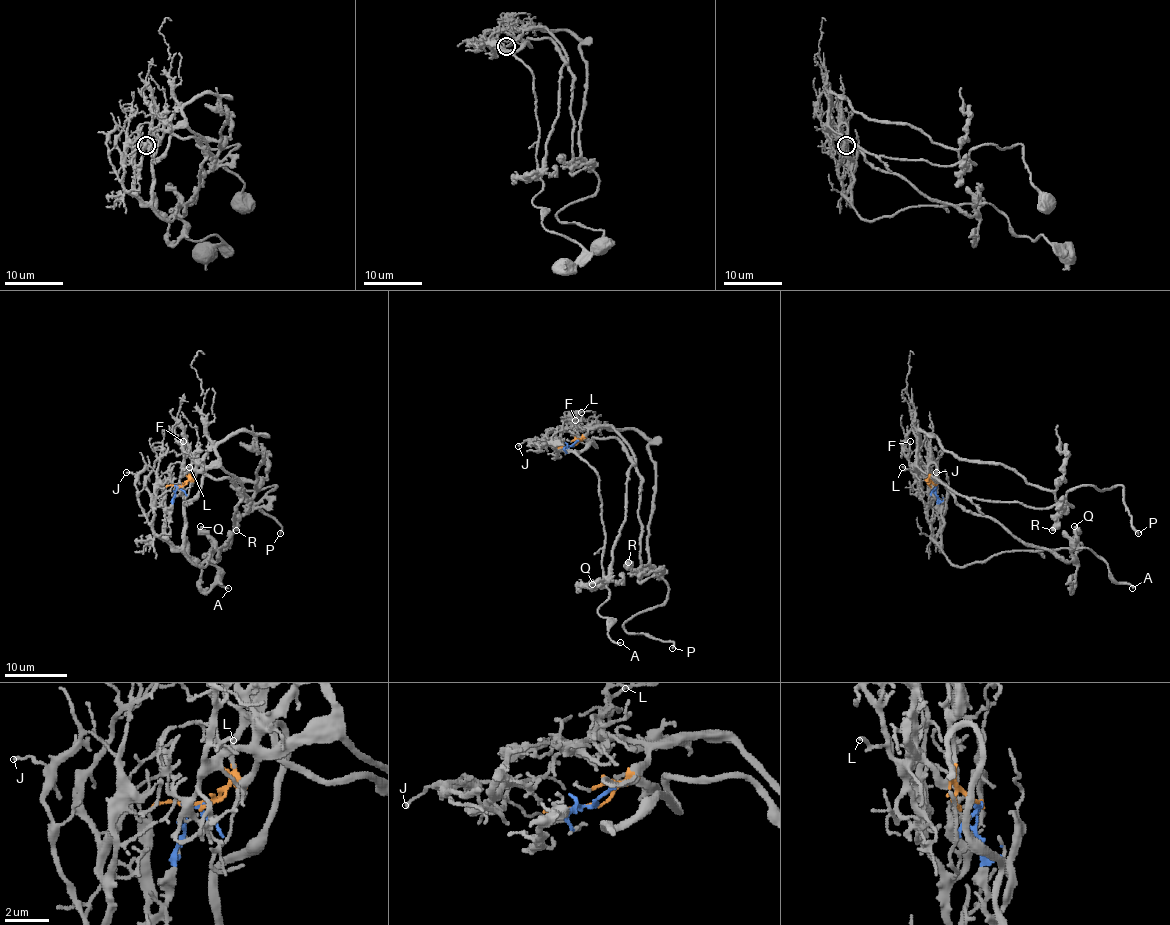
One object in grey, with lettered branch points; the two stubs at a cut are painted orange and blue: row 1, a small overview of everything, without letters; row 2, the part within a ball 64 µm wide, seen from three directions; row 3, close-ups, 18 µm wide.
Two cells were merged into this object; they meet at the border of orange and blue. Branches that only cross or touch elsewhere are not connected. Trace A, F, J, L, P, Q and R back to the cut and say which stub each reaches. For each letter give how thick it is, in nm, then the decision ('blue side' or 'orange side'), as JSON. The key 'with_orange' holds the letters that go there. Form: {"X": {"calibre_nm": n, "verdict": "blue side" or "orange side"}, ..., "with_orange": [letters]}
{"A": {"calibre_nm": 200, "verdict": "blue side"}, "F": {"calibre_nm": 90, "verdict": "orange side"}, "J": {"calibre_nm": 110, "verdict": "blue side"}, "L": {"calibre_nm": 120, "verdict": "orange side"}, "P": {"calibre_nm": 240, "verdict": "orange side"}, "Q": {"calibre_nm": 400, "verdict": "blue side"}, "R": {"calibre_nm": 550, "verdict": "orange side"}, "with_orange": ["F", "L", "P", "R"]}

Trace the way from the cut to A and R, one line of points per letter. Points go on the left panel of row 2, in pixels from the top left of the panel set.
A: (177, 485), (163, 537), (196, 565), (204, 567), (216, 548), (205, 559), (218, 570), (216, 582), (229, 589)
R: (177, 485), (208, 468), (230, 473), (249, 498), (237, 531)

